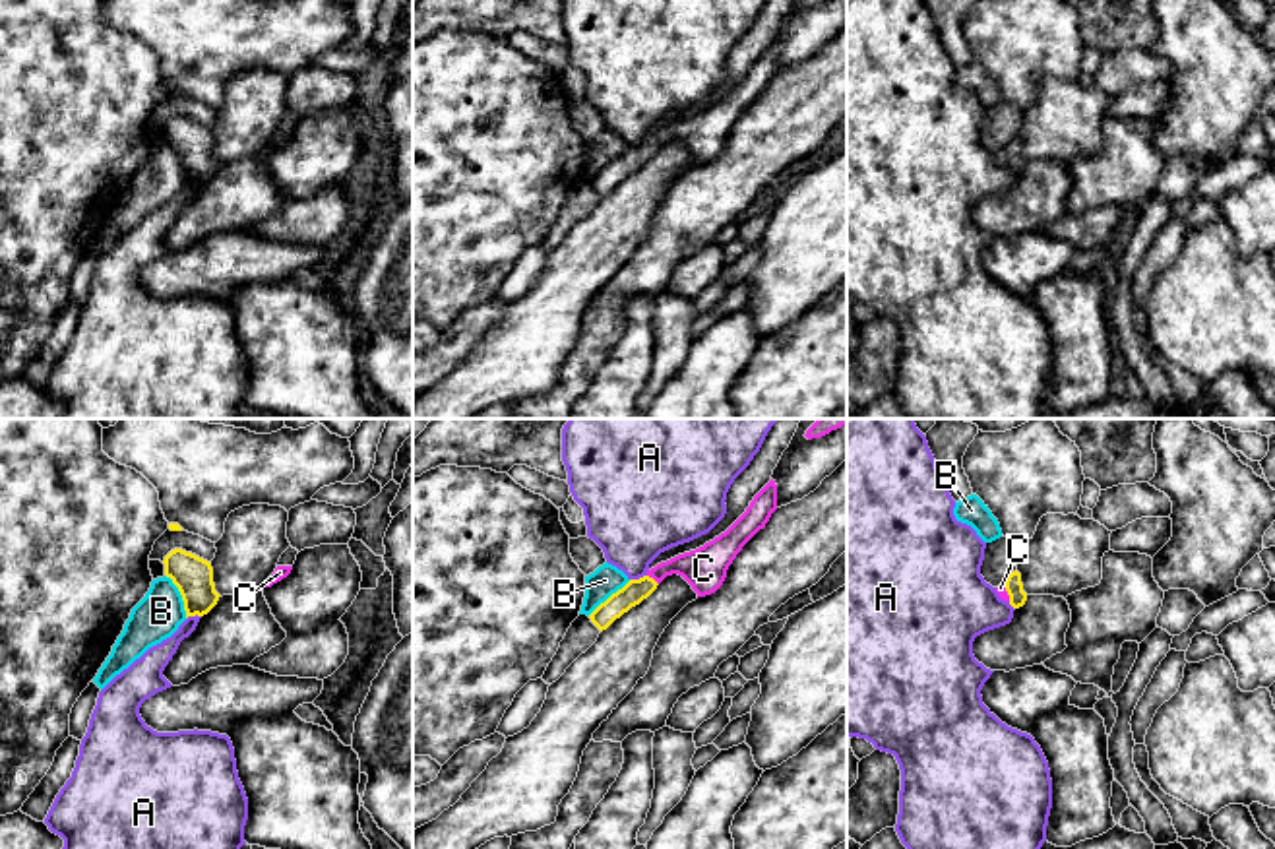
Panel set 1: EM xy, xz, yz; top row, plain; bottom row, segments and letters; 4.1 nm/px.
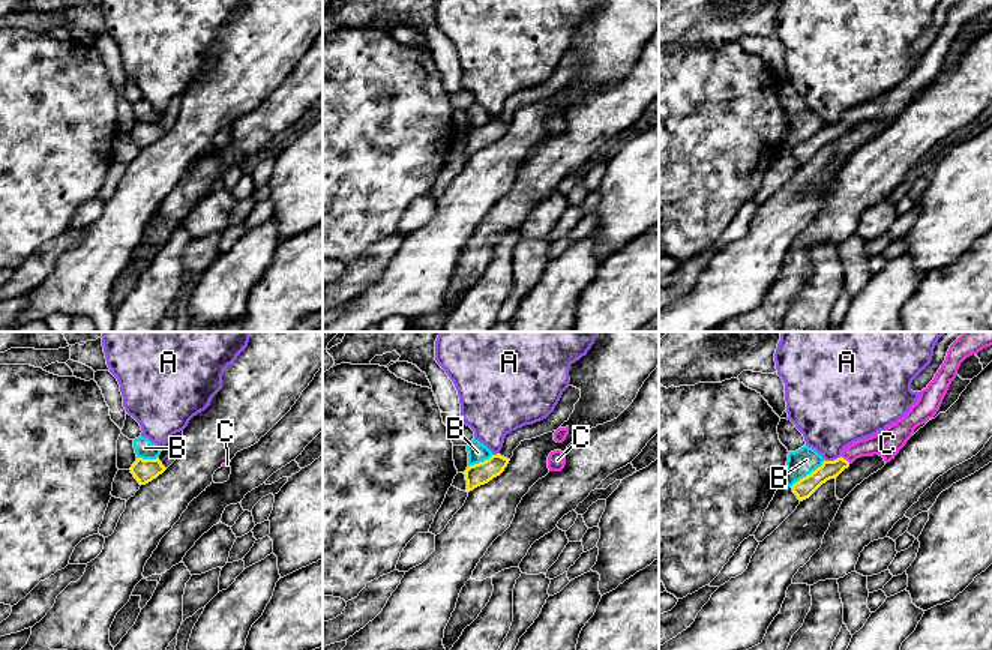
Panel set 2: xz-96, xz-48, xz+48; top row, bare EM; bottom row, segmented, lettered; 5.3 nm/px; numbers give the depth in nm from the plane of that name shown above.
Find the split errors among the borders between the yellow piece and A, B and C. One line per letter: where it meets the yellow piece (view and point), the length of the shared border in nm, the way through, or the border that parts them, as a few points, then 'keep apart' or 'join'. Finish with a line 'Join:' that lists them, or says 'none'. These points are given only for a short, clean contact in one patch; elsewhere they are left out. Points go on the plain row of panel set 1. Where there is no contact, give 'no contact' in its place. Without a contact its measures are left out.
A: contact xz (640, 144); length 80 nm; keep apart
B: contact xy (181, 159); length 200 nm; keep apart
C: contact xz (653, 146); length 60 nm; way xz (634, 157), (653, 146), (671, 132), (704, 134); join
Join: C

